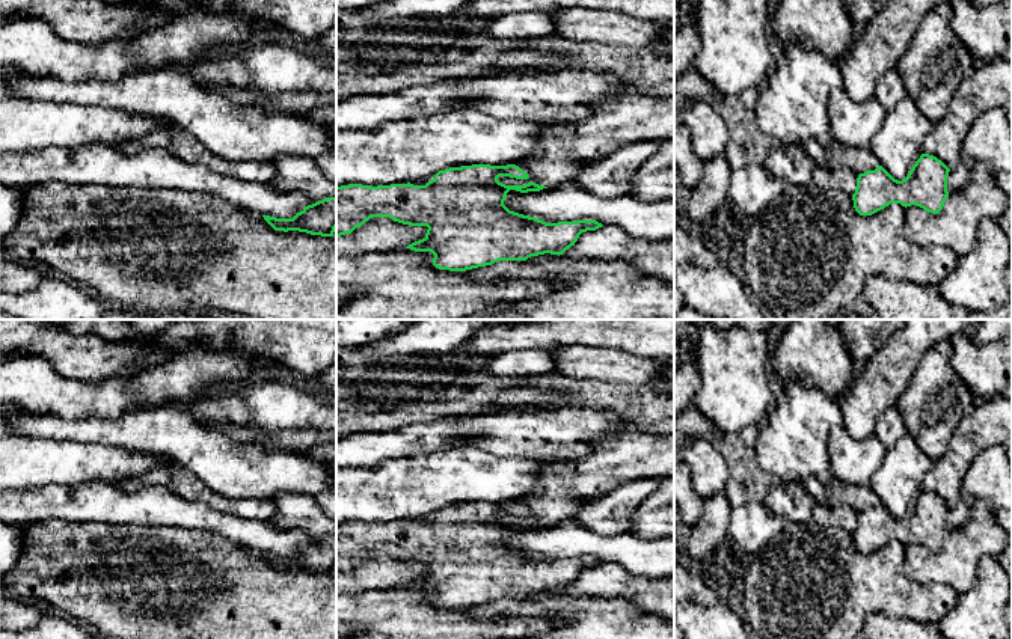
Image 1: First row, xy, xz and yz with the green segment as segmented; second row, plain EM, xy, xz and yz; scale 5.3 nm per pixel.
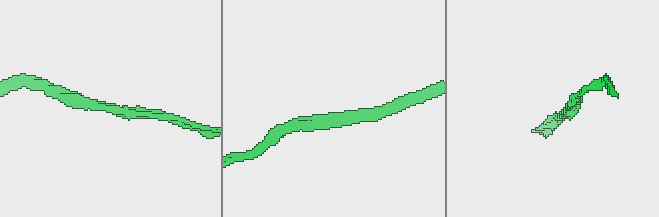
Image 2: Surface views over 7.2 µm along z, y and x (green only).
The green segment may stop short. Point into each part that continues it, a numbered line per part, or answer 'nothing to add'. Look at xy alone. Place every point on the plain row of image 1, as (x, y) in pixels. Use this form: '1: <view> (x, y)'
nothing to add

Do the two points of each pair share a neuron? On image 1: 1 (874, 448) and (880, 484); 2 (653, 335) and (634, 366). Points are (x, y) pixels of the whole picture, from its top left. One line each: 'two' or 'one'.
1: two
2: two

